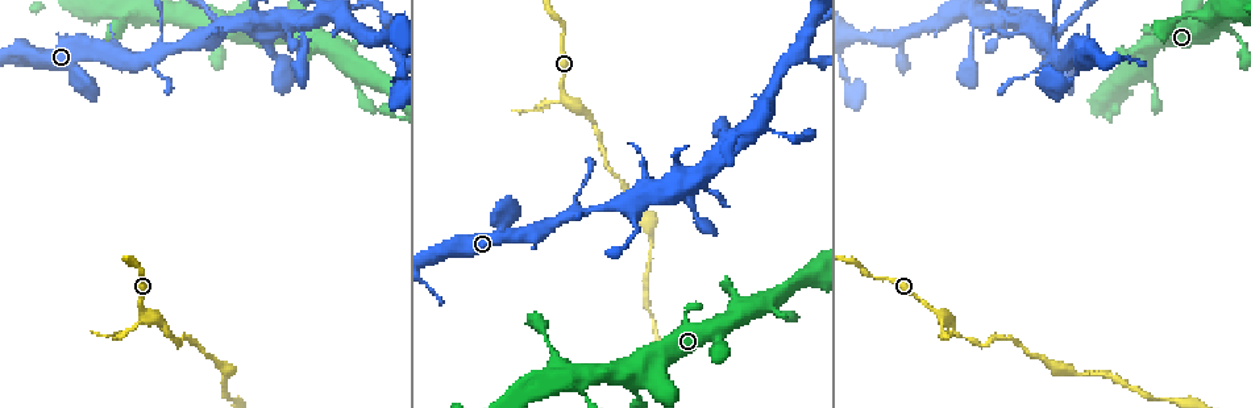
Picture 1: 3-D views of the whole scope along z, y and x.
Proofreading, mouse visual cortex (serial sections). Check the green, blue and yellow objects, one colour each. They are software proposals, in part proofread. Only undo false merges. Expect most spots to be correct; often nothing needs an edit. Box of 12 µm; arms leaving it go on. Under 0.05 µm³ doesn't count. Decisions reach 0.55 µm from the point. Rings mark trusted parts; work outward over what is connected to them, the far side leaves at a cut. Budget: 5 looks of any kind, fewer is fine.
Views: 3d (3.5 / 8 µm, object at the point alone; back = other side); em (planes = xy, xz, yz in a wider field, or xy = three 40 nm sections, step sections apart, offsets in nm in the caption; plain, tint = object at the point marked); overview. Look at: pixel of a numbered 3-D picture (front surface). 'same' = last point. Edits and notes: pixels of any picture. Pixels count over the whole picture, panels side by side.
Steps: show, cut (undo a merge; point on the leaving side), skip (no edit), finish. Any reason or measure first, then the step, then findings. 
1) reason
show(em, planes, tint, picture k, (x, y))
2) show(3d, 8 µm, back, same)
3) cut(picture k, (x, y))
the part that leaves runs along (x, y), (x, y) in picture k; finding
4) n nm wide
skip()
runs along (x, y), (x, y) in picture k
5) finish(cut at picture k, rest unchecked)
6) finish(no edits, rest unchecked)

thin arm on a thick one
show(3d, 3.5 µm, picture 1, (1054, 59))

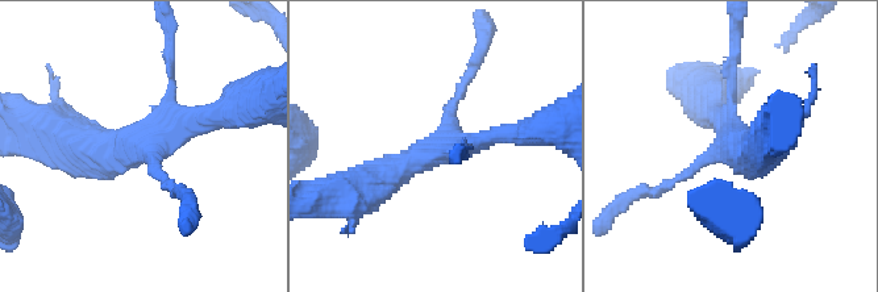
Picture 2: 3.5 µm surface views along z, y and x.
need the tissue
show(em, planes, tint, picture 2, (728, 142))

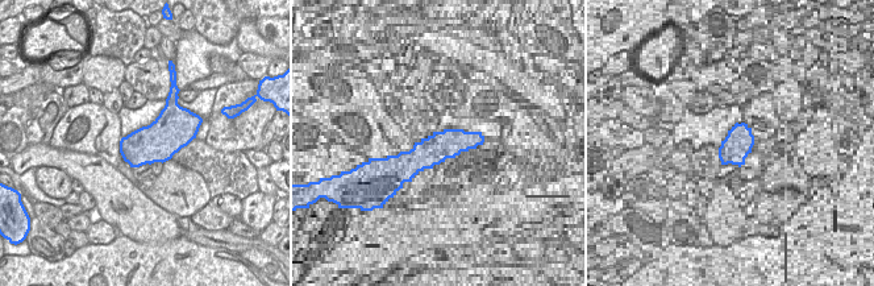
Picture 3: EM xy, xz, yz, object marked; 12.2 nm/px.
480 nm wide
skip()
runs along (369, 186), (425, 151), (523, 132) in picture 2; all the same cell

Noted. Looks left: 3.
calibre changes
show(3d, 3.5 µm, picture 1, (141, 14))

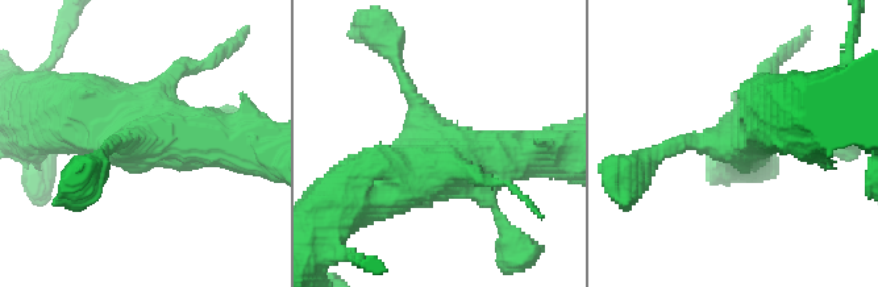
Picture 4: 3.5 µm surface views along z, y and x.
skip()
runs along (528, 156), (403, 175), (366, 199) in picture 4; one cell here

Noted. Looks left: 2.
finish(no edits, rest unchecked)

